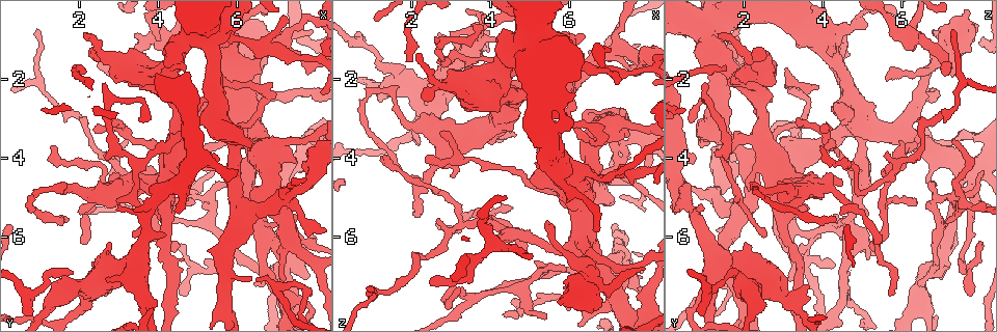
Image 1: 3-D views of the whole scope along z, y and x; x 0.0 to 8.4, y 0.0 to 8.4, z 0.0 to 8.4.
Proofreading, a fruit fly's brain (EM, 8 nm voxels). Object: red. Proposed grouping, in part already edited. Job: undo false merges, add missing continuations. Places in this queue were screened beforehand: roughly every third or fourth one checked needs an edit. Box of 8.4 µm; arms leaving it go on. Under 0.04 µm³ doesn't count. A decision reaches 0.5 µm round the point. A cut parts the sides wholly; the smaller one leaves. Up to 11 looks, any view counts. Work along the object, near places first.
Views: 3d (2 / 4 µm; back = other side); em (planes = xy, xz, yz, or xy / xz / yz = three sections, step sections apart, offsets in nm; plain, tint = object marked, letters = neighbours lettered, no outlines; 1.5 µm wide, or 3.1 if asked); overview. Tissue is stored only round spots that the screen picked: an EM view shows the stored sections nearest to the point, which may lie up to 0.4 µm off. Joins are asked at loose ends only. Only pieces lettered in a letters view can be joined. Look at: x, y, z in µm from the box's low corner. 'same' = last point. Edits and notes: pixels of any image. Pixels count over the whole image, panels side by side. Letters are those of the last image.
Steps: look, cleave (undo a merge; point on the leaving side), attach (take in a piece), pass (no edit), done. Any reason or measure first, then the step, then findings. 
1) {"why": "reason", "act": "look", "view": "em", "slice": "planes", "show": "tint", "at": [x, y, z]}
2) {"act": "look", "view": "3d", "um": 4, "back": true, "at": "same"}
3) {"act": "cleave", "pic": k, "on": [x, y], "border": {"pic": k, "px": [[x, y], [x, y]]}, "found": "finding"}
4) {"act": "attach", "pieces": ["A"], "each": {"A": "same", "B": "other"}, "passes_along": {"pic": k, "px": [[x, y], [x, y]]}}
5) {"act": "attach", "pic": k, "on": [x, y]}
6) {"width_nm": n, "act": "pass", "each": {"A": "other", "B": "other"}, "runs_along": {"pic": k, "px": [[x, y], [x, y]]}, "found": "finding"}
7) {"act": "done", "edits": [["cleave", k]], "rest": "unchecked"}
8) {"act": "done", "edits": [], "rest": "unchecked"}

{"act": "look", "view": "em", "slice": "planes", "show": "letters", "at": [2.65, 7.45, 5.70]}

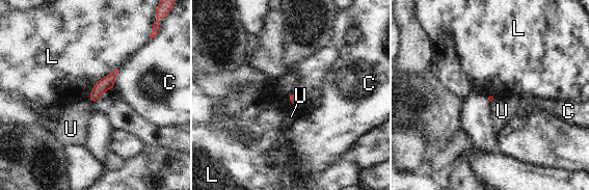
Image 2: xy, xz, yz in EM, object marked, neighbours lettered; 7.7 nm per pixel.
{"act": "pass", "each": {"C": "other", "L": "other", "U": "other"}, "border": {"pic": 2, "px": [[117, 68], [96, 83], [87, 99]]}, "found": "none of them fits"}

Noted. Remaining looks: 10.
{"why": "an open end", "act": "look", "view": "em", "slice": "yz", "step": 8, "show": "tint", "at": [4.40, 6.20, 7.95]}

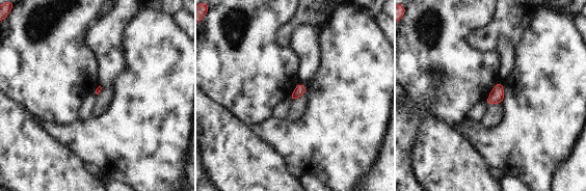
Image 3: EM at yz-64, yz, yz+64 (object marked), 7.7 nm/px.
{"why": "cut it another way", "act": "look", "view": "em", "slice": "planes", "show": "letters", "at": "same"}

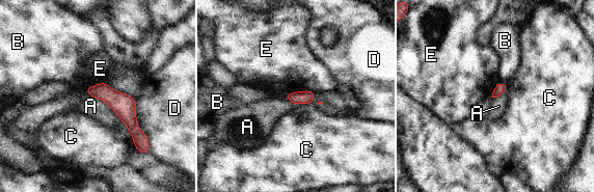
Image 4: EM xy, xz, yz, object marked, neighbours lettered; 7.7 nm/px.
{"act": "pass", "each": {"A": "other", "B": "other", "C": "other", "D": "other", "E": "other"}, "border": {"pic": 4, "px": [[88, 93], [104, 101], [120, 119]]}, "found": "no lettered piece goes on from it"}

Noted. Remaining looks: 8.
{"why": "branch stops here", "act": "look", "view": "3d", "um": 4, "back": true, "at": [2.90, 5.25, 1.05]}

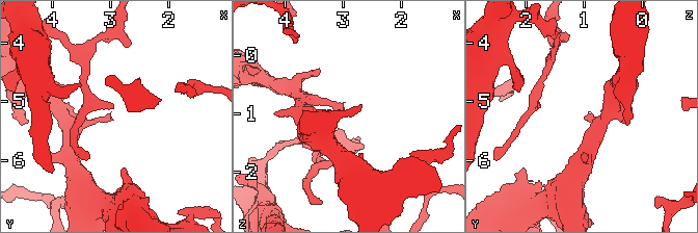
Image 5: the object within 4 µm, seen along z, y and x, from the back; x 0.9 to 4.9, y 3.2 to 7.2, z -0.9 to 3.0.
{"act": "look", "view": "em", "slice": "planes", "show": "letters", "at": [2.90, 5.30, 1.00]}

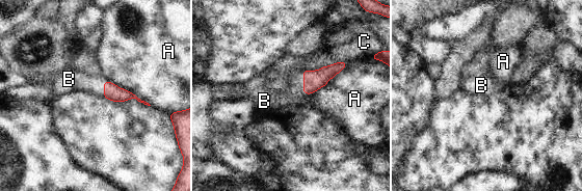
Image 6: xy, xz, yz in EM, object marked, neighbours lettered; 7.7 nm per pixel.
{"act": "attach", "pieces": ["B"], "each": {"A": "other", "B": "same", "C": "other"}, "passes_along": {"pic": 6, "px": [[313, 80], [303, 82], [294, 78]]}, "found": "the neuron continues"}

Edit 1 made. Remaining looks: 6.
{"why": "calibre changes", "act": "look", "view": "3d", "um": 2, "at": [2.25, 4.85, 3.20]}

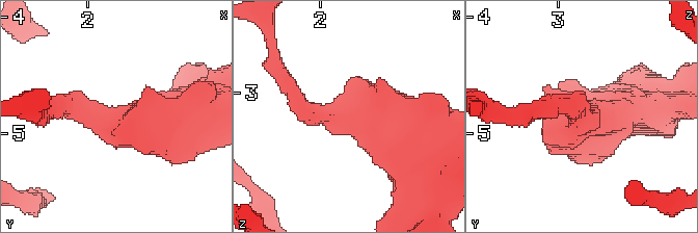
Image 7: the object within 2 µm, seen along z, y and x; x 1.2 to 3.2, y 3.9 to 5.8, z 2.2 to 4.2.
{"arm_widths_nm": [160, 480], "act": "look", "view": "em", "slice": "planes", "show": "letters", "at": [2.24, 4.86, 3.26]}

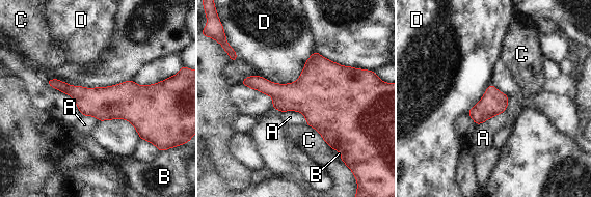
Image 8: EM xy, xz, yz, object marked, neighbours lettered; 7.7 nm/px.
{"width_nm": 190, "longest_contact_nm": ["D", 480], "act": "pass", "each": {"A": "other", "B": "other", "C": "other", "D": "other"}, "found": "all the same neuron"}

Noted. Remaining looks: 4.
{"act": "done", "edits": [["attach", 6]], "rest": "unchecked"}

